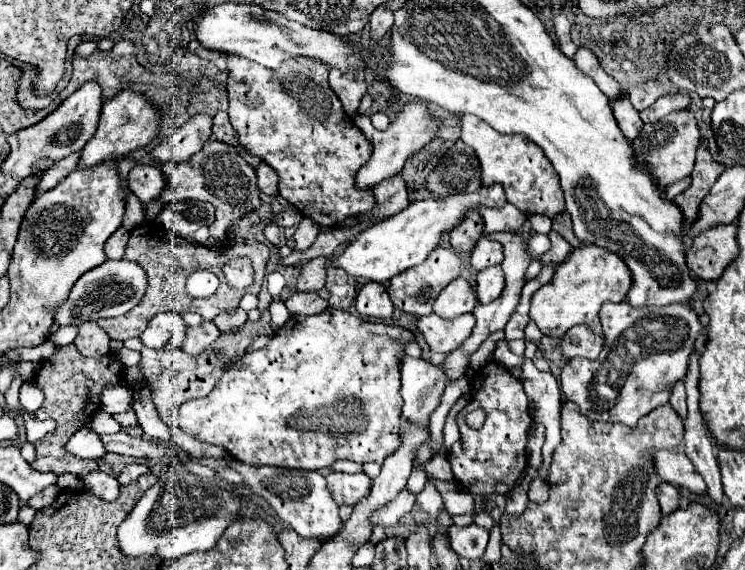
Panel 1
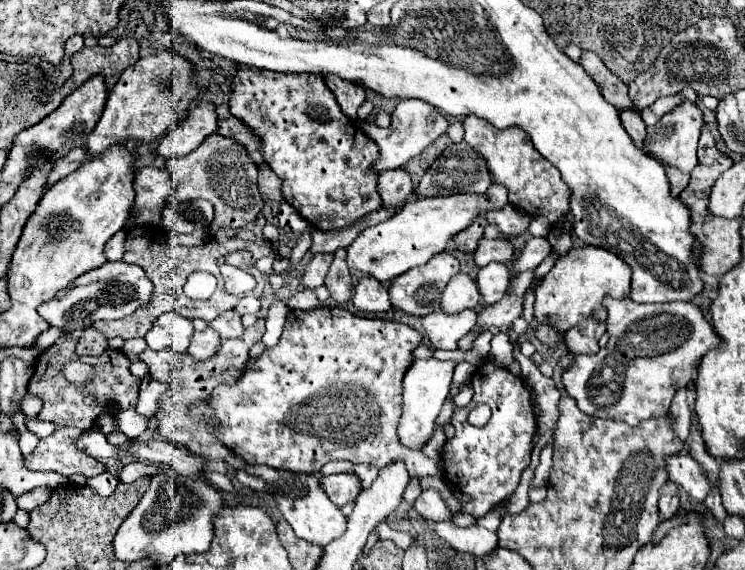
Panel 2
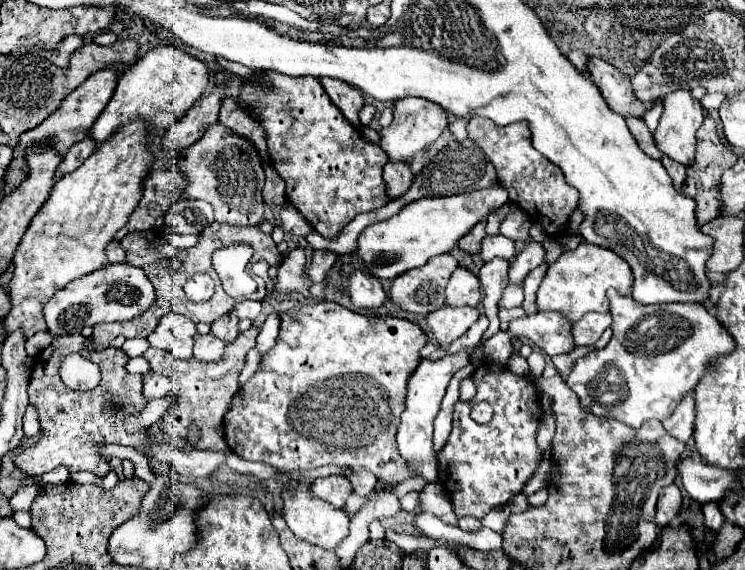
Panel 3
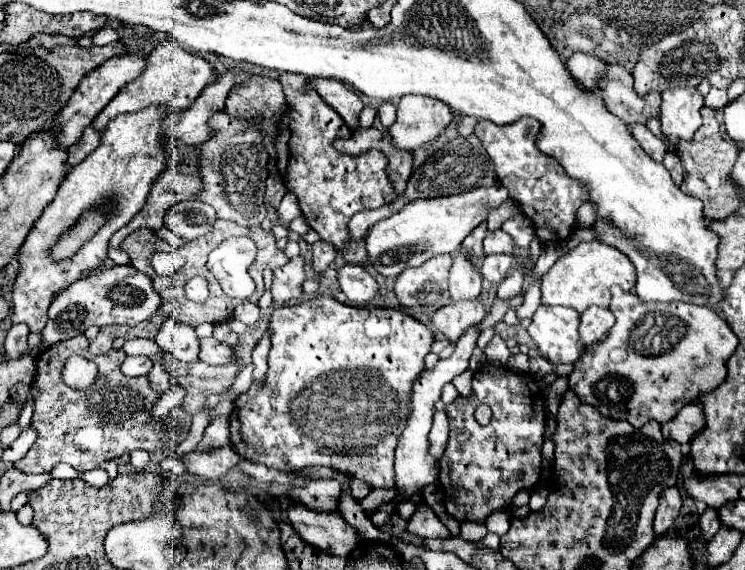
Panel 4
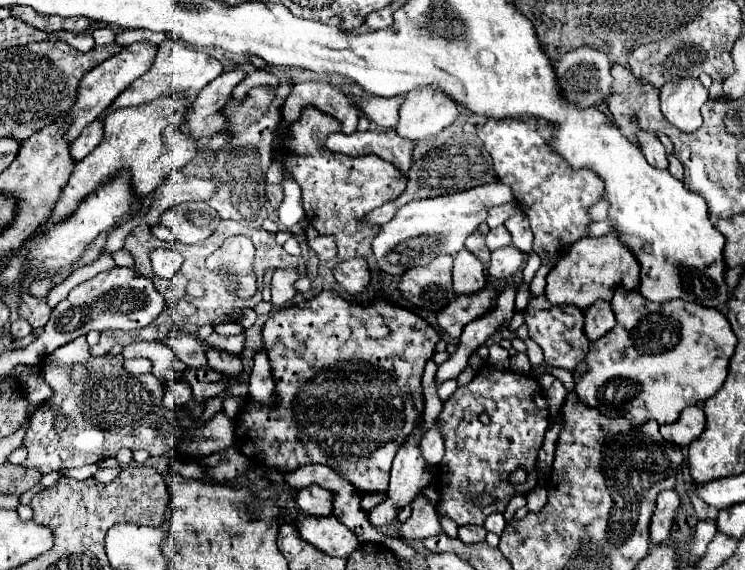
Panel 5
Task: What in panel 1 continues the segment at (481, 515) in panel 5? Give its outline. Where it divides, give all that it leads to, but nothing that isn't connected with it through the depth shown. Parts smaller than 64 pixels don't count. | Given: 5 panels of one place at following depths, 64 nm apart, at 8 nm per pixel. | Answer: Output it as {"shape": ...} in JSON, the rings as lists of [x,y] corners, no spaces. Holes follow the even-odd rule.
{"shape":[[[488,362],[484,368],[480,368],[480,378],[482,384],[476,388],[474,398],[464,406],[456,418],[458,428],[460,428],[460,440],[452,446],[448,460],[454,470],[454,478],[470,490],[474,496],[480,512],[482,508],[482,498],[486,494],[508,494],[520,474],[526,470],[528,460],[526,460],[526,444],[528,444],[528,430],[532,424],[532,418],[528,414],[528,398],[522,388],[522,382],[514,378],[510,372],[500,370],[496,362]],[[472,410],[484,410],[486,420],[480,430],[472,430],[466,426],[464,418]]]}

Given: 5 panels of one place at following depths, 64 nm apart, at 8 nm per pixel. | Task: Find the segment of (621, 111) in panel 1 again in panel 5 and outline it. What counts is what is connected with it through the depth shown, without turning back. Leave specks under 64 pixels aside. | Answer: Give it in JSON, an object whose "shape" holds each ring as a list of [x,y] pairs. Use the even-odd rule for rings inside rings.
{"shape":[[[638,130],[636,138],[638,138],[638,144],[640,144],[644,156],[648,158],[648,162],[656,168],[666,168],[666,164],[668,164],[666,152],[664,152],[664,146],[658,140],[658,136],[648,130]]]}

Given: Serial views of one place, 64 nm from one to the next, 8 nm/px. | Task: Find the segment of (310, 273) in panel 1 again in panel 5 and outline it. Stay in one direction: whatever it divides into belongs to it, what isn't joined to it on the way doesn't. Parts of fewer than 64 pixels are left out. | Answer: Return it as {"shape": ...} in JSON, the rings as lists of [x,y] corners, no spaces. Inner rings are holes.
{"shape":[[[316,236],[308,242],[308,246],[314,250],[320,262],[328,262],[336,256],[336,242],[332,236]]]}

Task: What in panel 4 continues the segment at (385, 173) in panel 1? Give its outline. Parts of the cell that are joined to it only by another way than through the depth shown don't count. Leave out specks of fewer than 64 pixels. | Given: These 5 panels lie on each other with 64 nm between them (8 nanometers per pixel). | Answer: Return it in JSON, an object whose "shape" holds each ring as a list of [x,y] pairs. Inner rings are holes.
{"shape":[[[404,96],[398,106],[396,106],[396,122],[388,128],[388,134],[392,138],[392,146],[398,150],[408,150],[414,152],[426,142],[432,142],[450,122],[452,122],[452,110],[448,106],[436,102],[434,98],[428,96]]]}

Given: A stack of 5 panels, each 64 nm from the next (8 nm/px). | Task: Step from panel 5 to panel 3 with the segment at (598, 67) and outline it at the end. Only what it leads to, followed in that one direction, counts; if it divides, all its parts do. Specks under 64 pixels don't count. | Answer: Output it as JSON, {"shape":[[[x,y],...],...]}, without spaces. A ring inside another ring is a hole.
{"shape":[[[572,50],[572,52],[568,54],[568,60],[570,60],[580,72],[588,74],[588,56],[586,56],[582,50]]]}

